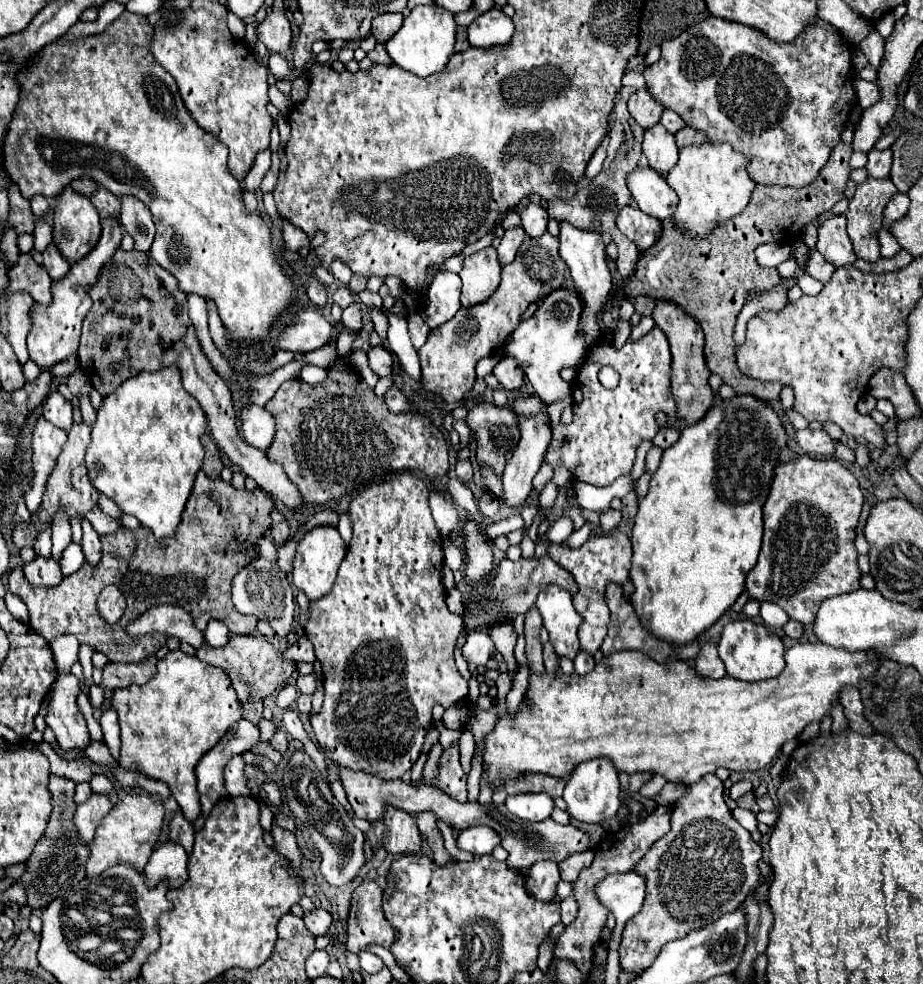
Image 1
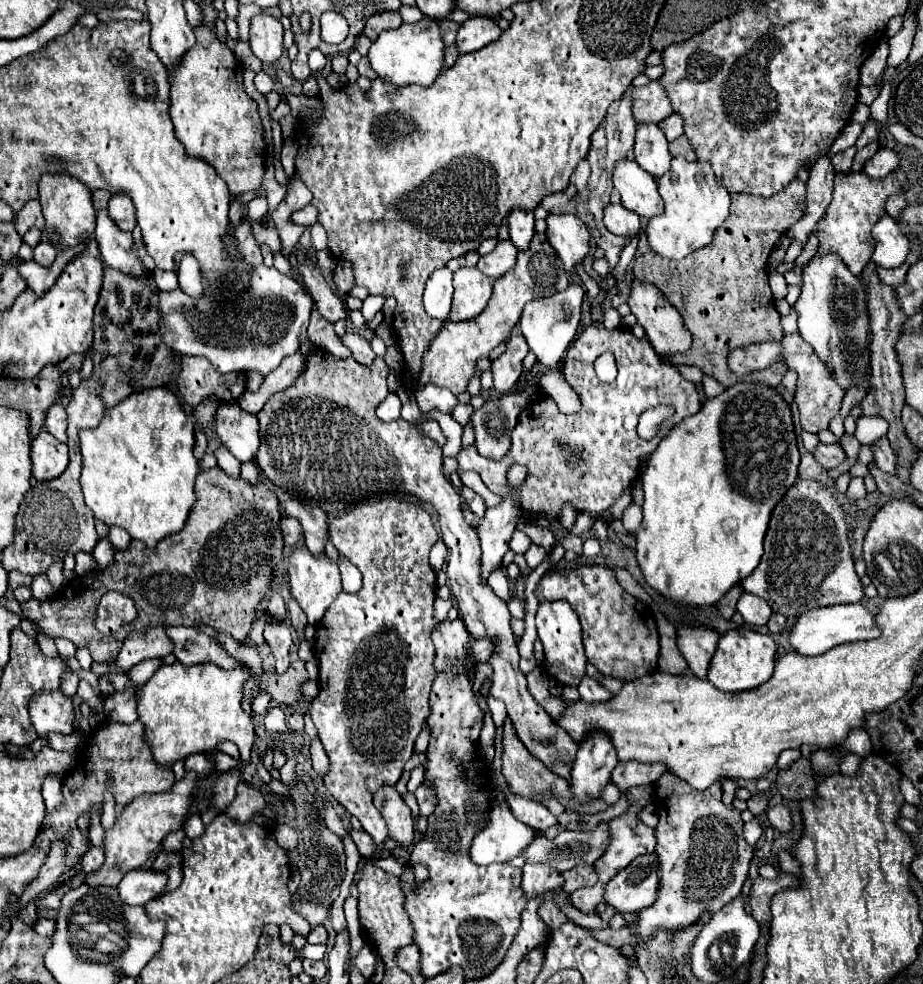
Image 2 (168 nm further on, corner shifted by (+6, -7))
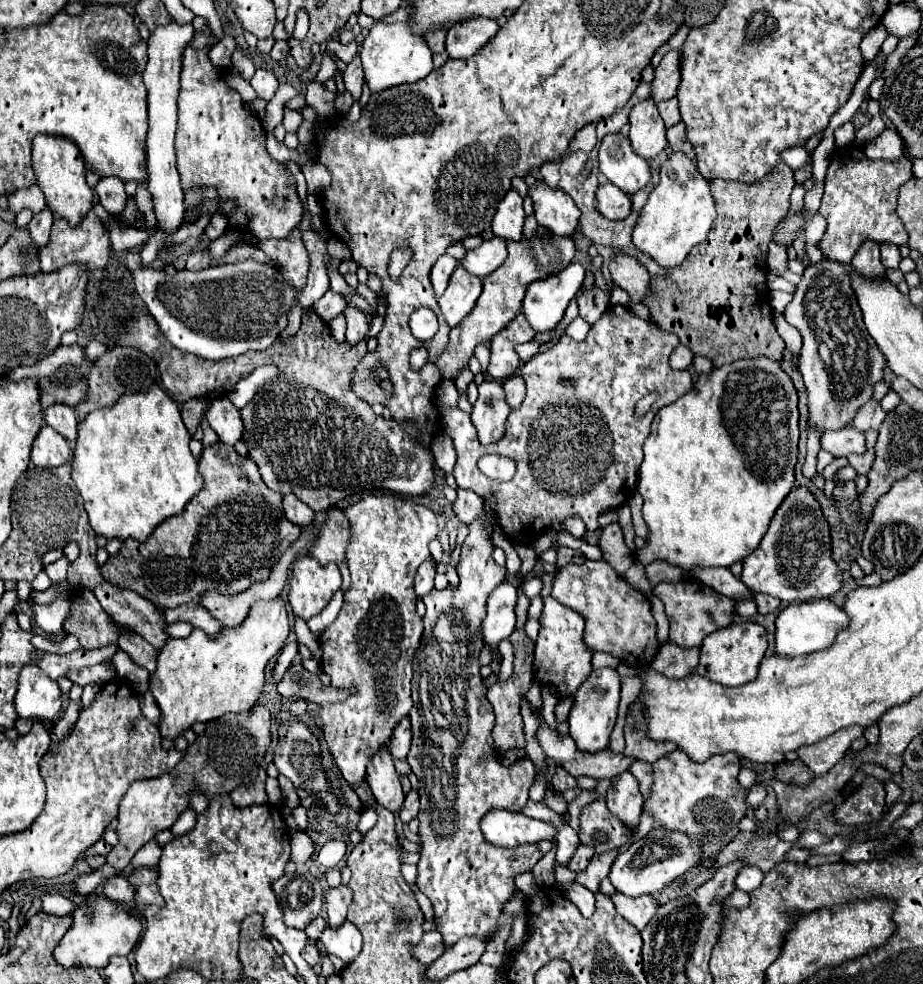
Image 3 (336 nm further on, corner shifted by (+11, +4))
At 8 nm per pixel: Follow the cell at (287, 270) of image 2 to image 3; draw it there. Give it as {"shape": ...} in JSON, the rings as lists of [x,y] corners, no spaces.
{"shape":[[[190,47],[184,51],[184,67],[182,67],[182,79],[180,79],[180,97],[178,97],[178,131],[176,131],[176,155],[178,155],[180,187],[182,187],[184,191],[188,191],[188,189],[214,187],[216,193],[218,193],[218,203],[220,203],[220,205],[222,205],[224,201],[228,201],[228,199],[232,199],[232,201],[236,203],[234,209],[232,209],[232,213],[228,215],[228,223],[230,223],[232,227],[241,227],[243,229],[250,227],[250,231],[252,231],[260,241],[262,241],[262,239],[270,239],[270,237],[274,237],[274,239],[284,239],[284,237],[288,237],[290,231],[302,221],[302,215],[304,215],[304,205],[302,205],[302,201],[298,199],[298,193],[296,193],[296,187],[294,187],[294,177],[290,175],[290,171],[286,169],[286,165],[278,163],[276,159],[272,159],[272,157],[268,155],[268,151],[266,151],[266,131],[264,131],[262,120],[258,119],[256,115],[252,115],[252,113],[248,113],[248,111],[242,109],[242,97],[240,97],[236,91],[232,91],[232,89],[222,81],[220,69],[216,69],[216,67],[210,63],[210,59],[208,59],[206,53],[208,53],[208,49],[196,51],[196,49],[190,49]]]}

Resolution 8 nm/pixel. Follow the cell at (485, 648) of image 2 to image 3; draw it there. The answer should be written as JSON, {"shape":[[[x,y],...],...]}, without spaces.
{"shape":[[[504,581],[488,597],[486,619],[482,621],[482,635],[486,643],[496,645],[512,635],[516,625],[514,607],[516,607],[516,587]]]}

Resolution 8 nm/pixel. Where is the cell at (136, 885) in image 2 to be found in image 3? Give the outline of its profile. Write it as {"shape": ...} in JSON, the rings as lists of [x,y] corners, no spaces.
{"shape":[[[116,875],[116,877],[110,877],[106,883],[104,883],[104,889],[102,889],[102,895],[110,901],[120,901],[120,903],[128,903],[130,907],[134,907],[134,887],[130,885],[130,881],[122,875]]]}

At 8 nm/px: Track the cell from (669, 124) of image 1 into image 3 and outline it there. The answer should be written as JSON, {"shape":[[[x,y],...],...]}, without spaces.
{"shape":[[[672,97],[668,101],[660,101],[658,111],[660,111],[660,117],[664,119],[666,127],[672,127],[672,125],[680,123],[680,109],[678,109],[678,99],[676,97]]]}

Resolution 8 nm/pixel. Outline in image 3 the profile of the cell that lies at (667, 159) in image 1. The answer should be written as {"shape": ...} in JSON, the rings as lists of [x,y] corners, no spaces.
{"shape":[[[652,99],[640,101],[630,111],[630,141],[634,151],[648,161],[652,161],[668,145],[664,121]]]}

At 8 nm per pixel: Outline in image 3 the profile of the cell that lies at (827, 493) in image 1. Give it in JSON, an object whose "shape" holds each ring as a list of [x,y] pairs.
{"shape":[[[794,487],[762,537],[758,549],[744,559],[740,577],[752,591],[778,597],[784,603],[824,599],[842,587],[842,575],[832,559],[830,527],[814,495],[806,487]]]}

